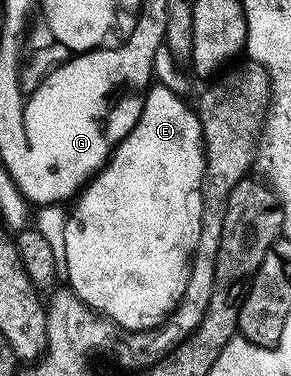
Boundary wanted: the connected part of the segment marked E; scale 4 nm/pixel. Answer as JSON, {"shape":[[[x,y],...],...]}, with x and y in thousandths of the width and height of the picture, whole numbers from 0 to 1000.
{"shape":[[[536,226],[512,239],[495,266],[495,298],[464,338],[440,351],[423,375],[388,399],[368,444],[271,511],[254,548],[234,574],[220,620],[220,691],[213,710],[234,718],[234,753],[244,782],[258,785],[299,824],[354,843],[375,862],[416,870],[426,886],[522,886],[533,870],[581,856],[591,835],[629,809],[639,758],[653,758],[660,691],[687,665],[687,633],[701,617],[701,468],[715,460],[715,415],[701,407],[701,356],[687,309],[670,293],[643,285],[636,266],[584,237]]]}

